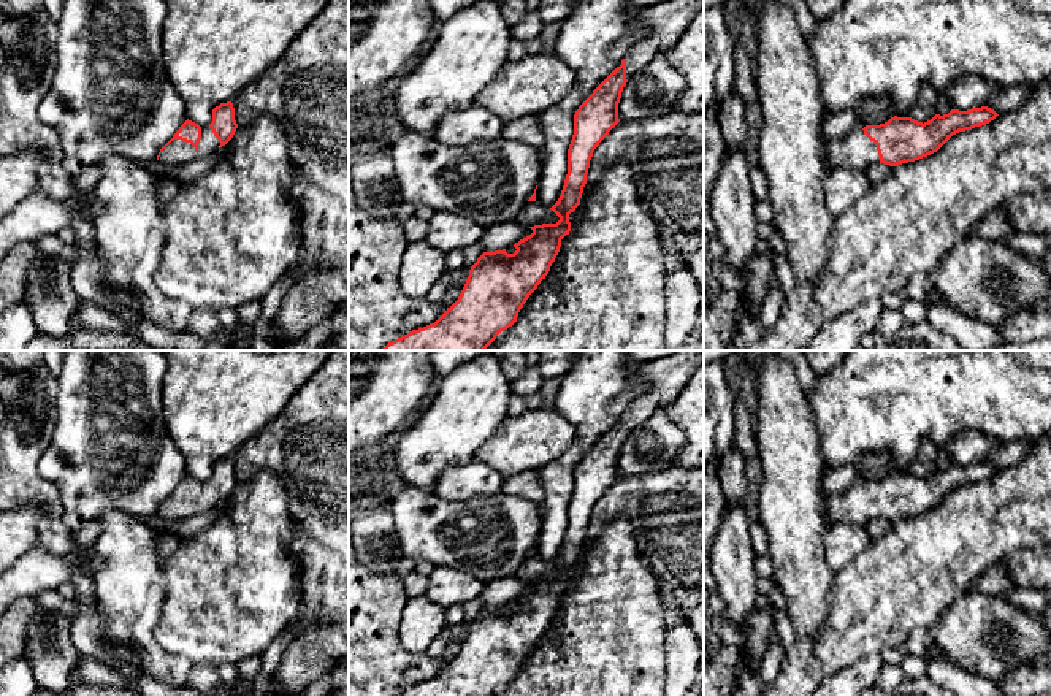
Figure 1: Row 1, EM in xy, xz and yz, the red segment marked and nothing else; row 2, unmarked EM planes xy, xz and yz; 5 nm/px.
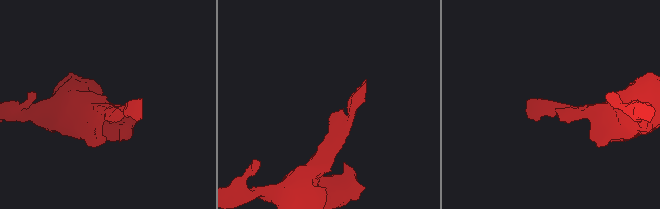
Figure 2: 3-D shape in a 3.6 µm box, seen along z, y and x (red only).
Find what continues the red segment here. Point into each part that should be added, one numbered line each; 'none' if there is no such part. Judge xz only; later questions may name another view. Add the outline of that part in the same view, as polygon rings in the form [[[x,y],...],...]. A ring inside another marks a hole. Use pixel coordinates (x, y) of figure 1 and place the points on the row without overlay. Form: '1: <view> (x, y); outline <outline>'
1: xz (668, 376); outline [[[675,350],[667,357],[639,363],[634,368],[634,379],[650,387],[625,411],[626,434],[674,401],[702,361],[704,350]]]

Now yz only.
1: yz (855, 506); outline [[[854,482],[845,493],[837,496],[824,491],[823,511],[826,523],[843,522],[866,525],[873,518],[880,518],[877,499],[859,482]]]

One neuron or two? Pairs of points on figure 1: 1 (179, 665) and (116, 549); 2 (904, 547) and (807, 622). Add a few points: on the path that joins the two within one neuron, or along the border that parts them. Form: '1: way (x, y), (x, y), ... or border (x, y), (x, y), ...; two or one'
1: way (148, 646), (130, 581); one
2: border (836, 573), (828, 617), (814, 636); two

